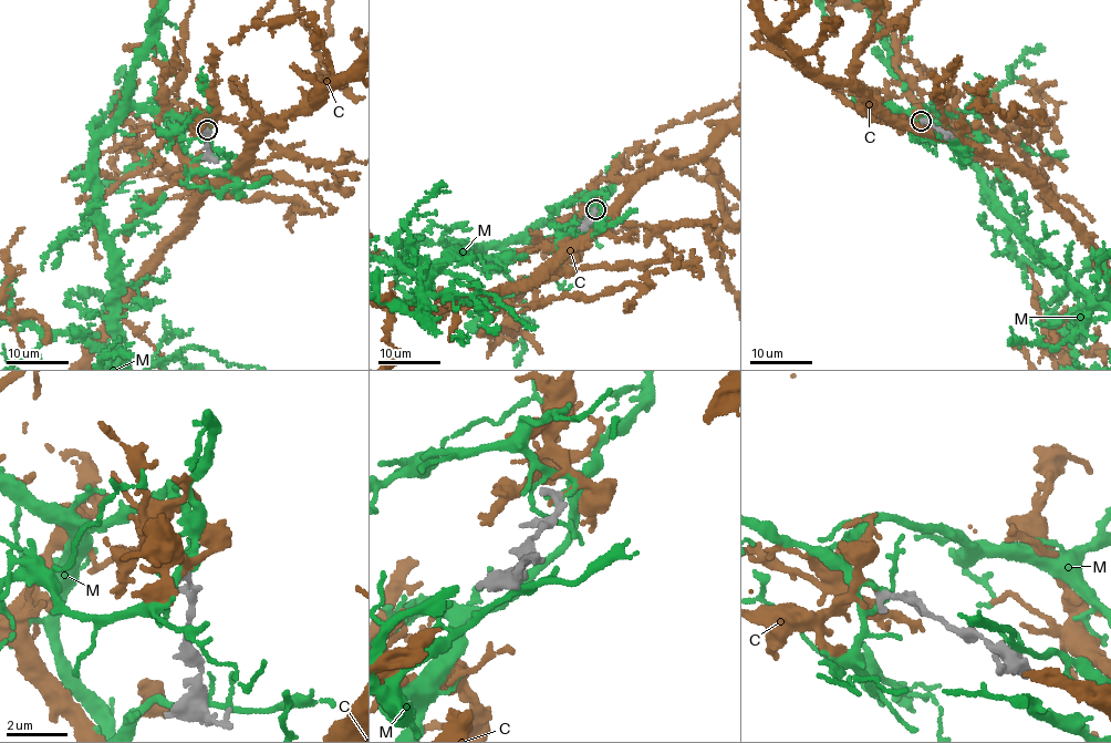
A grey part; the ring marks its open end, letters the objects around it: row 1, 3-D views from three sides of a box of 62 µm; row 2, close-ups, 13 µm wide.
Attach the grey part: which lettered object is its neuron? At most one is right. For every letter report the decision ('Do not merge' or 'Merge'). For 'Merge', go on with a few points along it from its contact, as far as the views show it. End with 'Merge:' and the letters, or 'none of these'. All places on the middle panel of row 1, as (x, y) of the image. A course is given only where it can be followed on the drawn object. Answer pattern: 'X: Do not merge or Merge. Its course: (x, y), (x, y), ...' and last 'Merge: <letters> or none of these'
C: Do not merge
M: Do not merge
Merge: none of these

